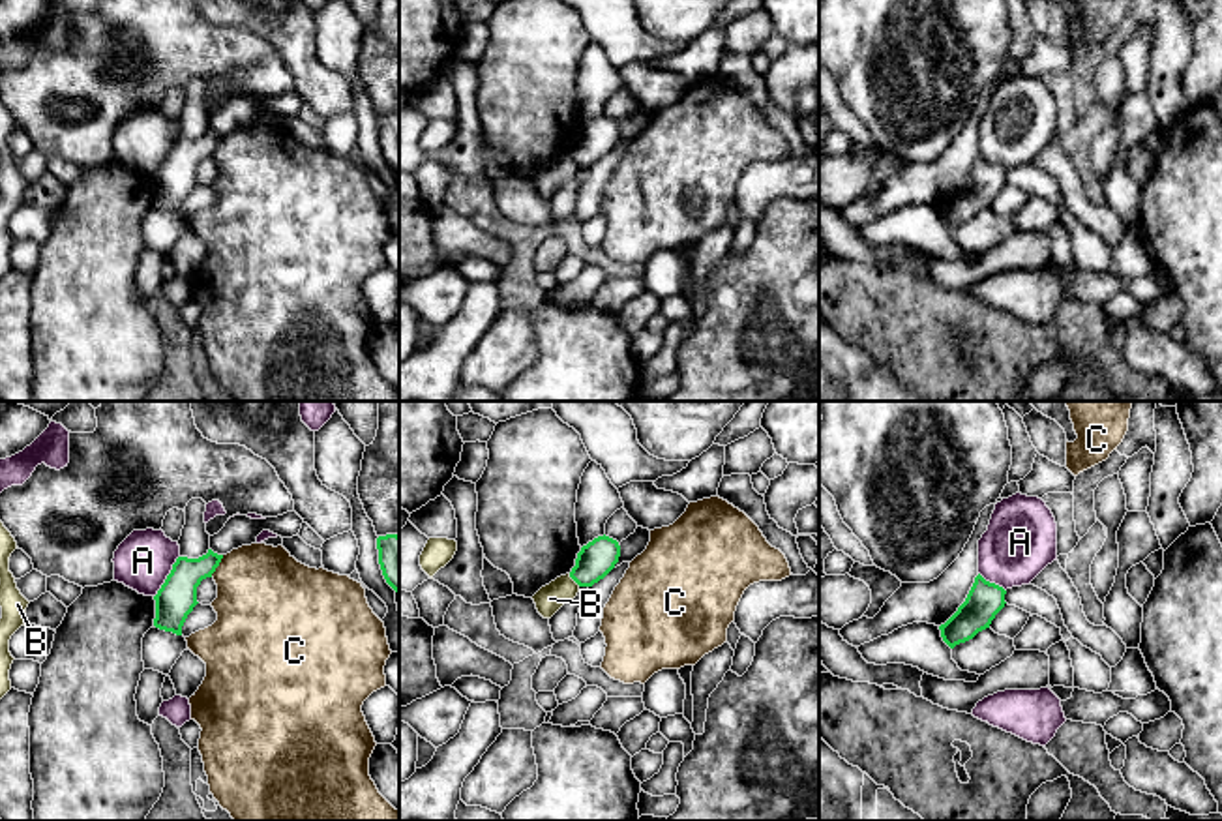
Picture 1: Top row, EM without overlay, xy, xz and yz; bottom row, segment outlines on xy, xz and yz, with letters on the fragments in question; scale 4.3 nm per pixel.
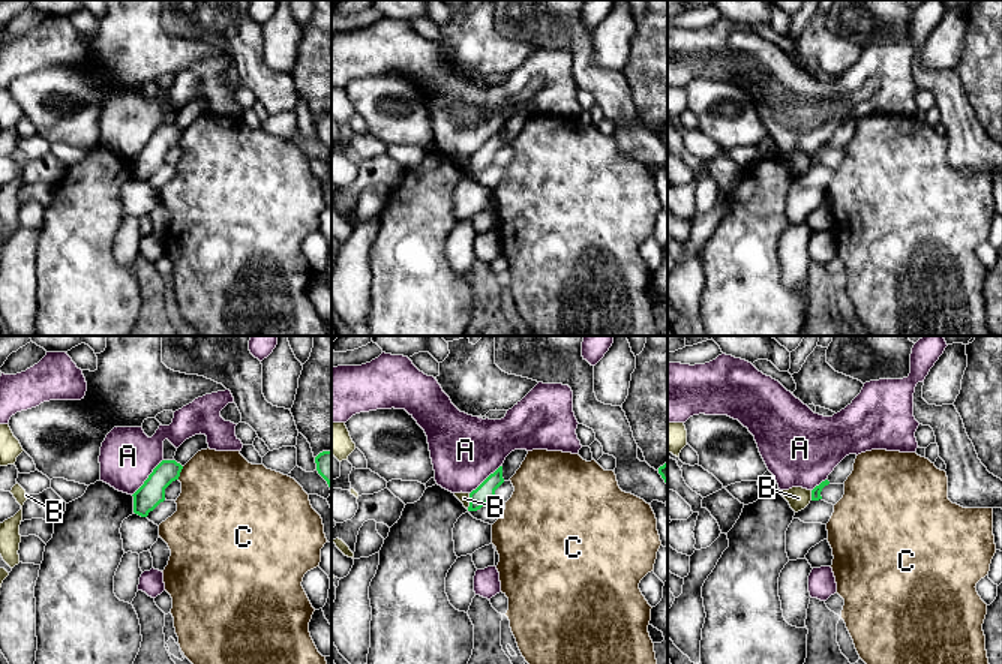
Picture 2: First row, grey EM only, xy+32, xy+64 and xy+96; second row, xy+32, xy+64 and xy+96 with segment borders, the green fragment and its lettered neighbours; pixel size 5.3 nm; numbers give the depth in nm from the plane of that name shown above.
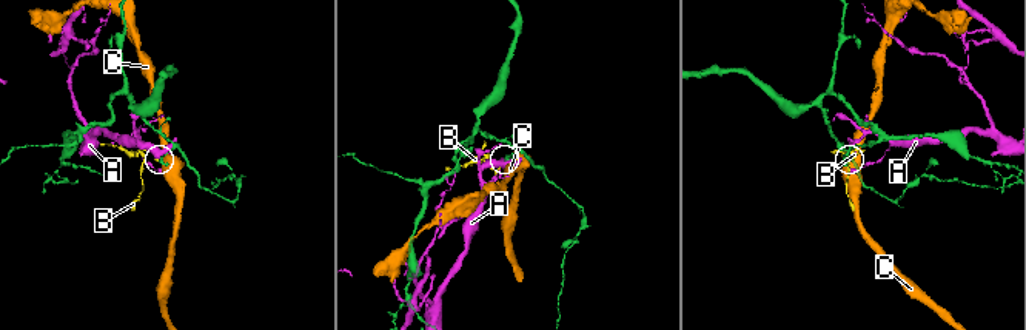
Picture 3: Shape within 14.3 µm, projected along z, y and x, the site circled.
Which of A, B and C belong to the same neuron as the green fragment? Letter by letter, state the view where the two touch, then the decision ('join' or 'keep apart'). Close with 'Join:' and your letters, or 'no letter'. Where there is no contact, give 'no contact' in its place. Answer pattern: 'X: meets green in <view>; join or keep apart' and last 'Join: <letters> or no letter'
A: meets green in xy; keep apart
B: meets green in xz; keep apart
C: meets green in xy; keep apart
Join: no letter

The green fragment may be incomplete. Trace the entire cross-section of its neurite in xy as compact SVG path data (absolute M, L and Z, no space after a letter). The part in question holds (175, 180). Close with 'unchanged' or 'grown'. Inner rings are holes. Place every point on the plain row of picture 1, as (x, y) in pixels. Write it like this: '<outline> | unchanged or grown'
M208 129L199 139L178 137L171 154L154 176L154 206L182 216L182 206L197 182L197 167L202 159L212 157L223 135Z | unchanged

